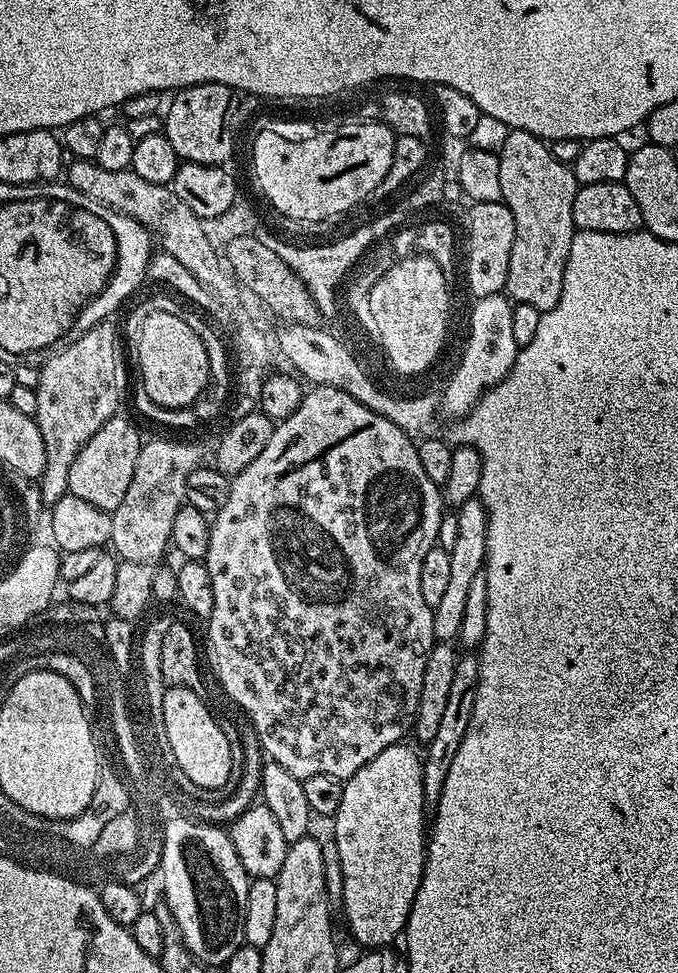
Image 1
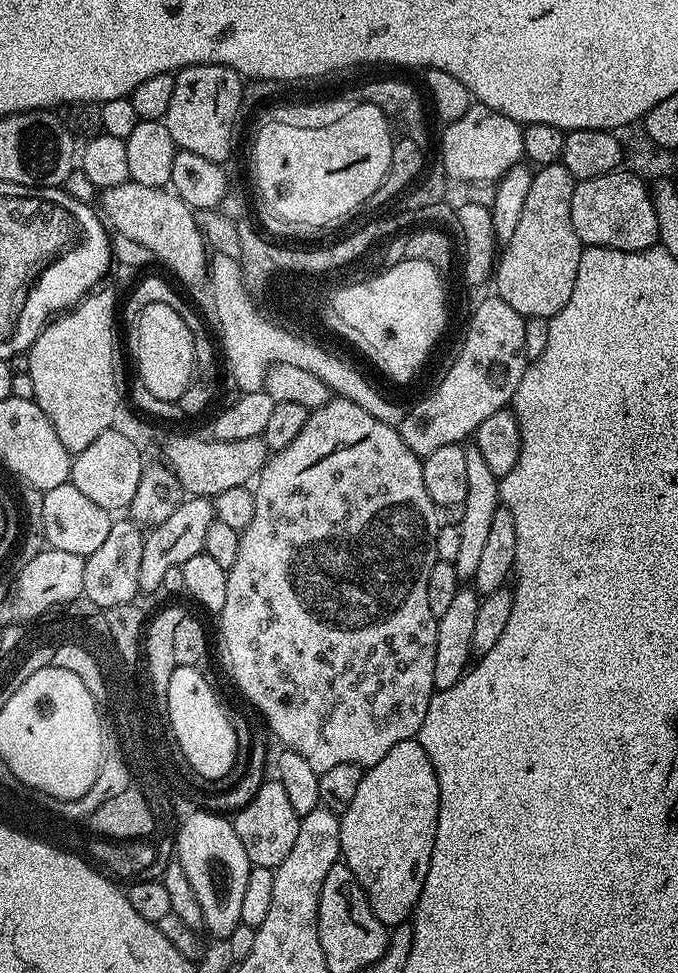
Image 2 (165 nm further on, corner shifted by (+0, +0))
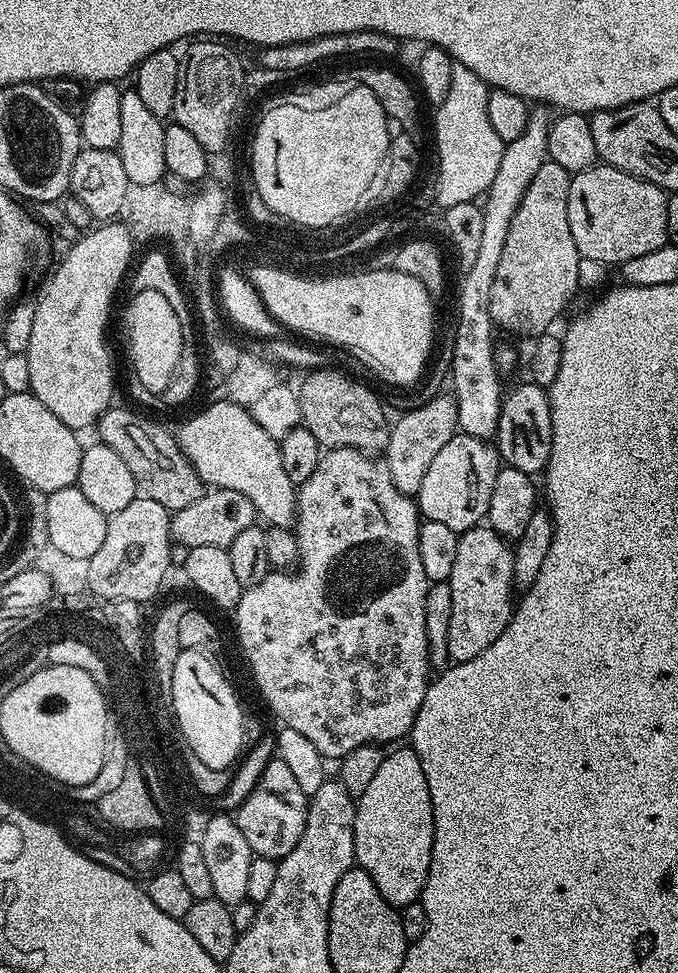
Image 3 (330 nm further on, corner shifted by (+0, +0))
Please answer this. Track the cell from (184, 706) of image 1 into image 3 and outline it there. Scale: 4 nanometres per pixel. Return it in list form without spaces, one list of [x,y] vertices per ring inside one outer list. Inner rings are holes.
[[[180,651],[173,670],[173,708],[190,750],[206,766],[222,770],[232,768],[245,751],[244,712],[231,682],[212,660],[206,652]]]

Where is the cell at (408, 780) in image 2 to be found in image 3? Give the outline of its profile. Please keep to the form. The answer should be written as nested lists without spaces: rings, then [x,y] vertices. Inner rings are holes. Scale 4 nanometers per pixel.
[[[400,746],[397,752],[389,751],[382,766],[378,766],[374,779],[362,790],[356,800],[354,814],[355,863],[373,879],[379,894],[397,910],[420,899],[430,874],[430,858],[434,846],[434,810],[430,802],[430,786],[426,786],[426,774],[422,774],[422,762],[411,747]]]

